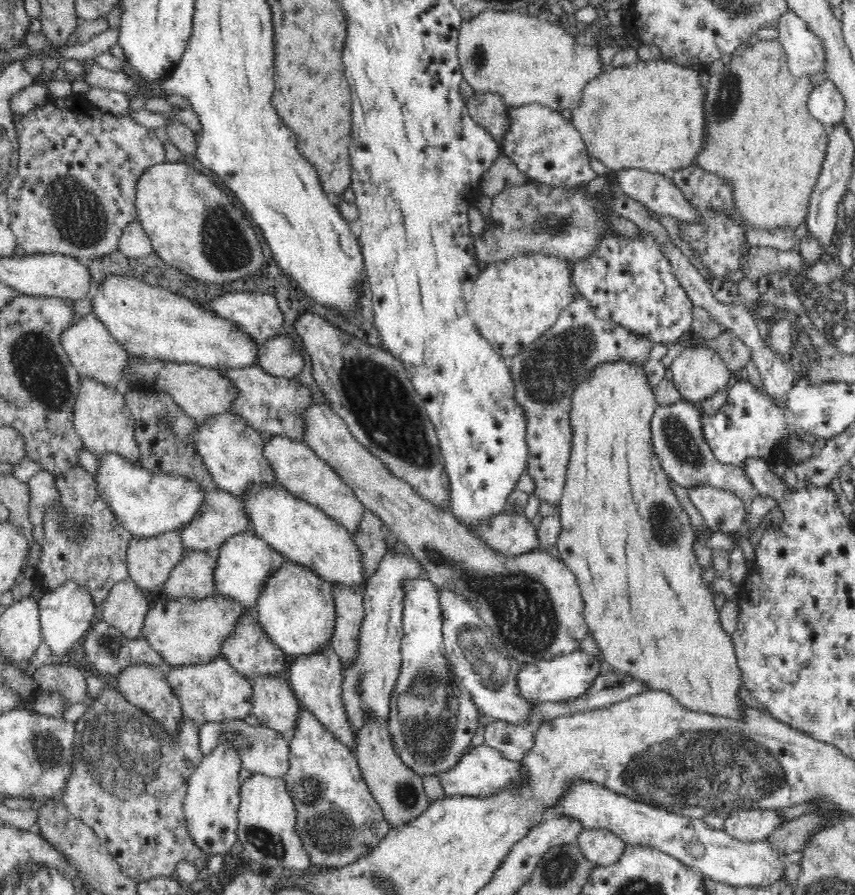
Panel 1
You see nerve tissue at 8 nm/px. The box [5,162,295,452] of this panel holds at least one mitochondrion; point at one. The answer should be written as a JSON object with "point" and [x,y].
{"point":[39,369]}

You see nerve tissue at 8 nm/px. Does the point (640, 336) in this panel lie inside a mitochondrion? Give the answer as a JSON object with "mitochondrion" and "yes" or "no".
{"mitochondrion":"no"}

